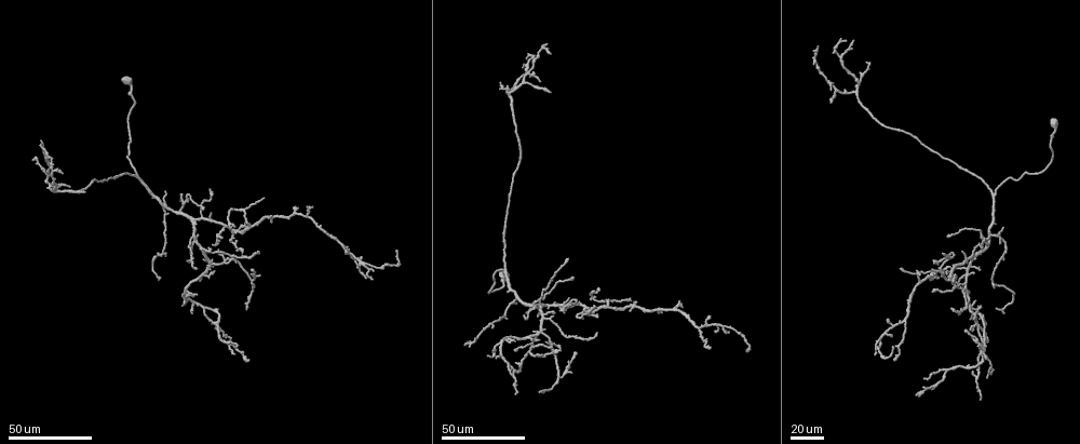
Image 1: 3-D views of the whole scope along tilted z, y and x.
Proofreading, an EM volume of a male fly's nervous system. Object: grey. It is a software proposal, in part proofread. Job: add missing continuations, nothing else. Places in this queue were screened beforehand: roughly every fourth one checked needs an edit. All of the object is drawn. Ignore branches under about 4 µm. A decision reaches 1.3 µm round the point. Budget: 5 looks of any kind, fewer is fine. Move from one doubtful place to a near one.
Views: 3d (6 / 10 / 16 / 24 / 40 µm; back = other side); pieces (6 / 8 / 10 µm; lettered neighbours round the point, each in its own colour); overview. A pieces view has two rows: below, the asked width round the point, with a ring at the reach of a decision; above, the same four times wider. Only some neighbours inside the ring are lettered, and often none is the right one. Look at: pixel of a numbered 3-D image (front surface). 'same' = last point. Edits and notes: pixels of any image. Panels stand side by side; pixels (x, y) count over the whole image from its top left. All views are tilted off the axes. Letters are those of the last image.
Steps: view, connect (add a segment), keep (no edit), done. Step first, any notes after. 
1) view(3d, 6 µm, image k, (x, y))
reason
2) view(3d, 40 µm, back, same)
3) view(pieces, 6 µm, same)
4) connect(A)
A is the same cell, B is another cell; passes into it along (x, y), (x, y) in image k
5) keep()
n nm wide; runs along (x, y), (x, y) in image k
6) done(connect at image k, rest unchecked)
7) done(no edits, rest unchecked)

view(3d, 40 µm, image 1, (1001, 228))

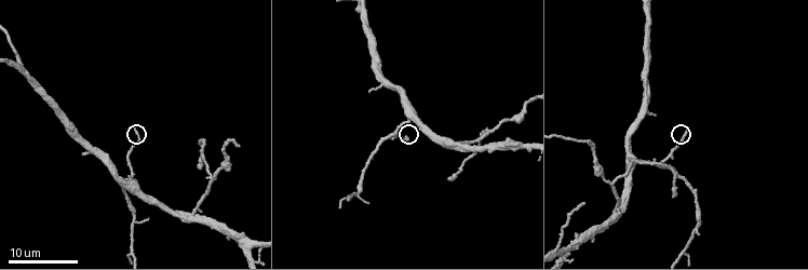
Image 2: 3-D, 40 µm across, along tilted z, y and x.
view(pieces, 8 µm, image 2, (134, 129))

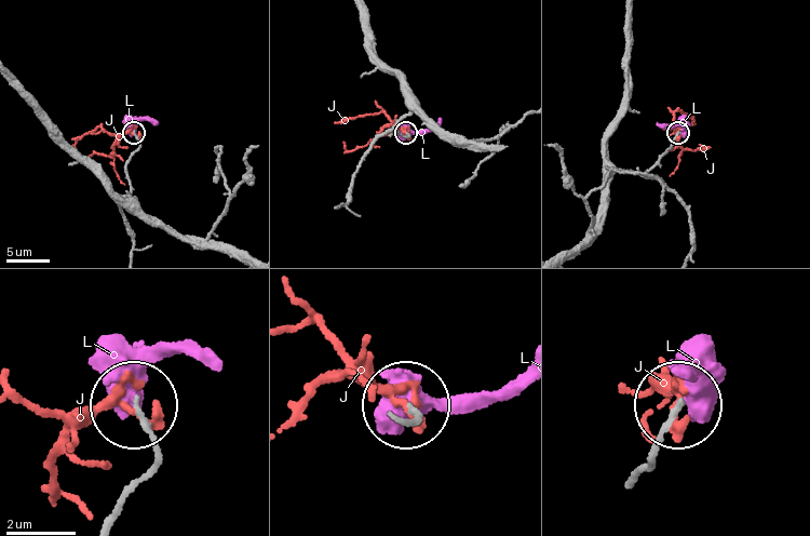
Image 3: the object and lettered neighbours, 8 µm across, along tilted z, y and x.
keep()
J and L are other cells; runs along (111, 514), (157, 456), (134, 410) in image 3; none of them fits

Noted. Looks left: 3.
view(3d, 40 µm, image 1, (257, 253))
free end

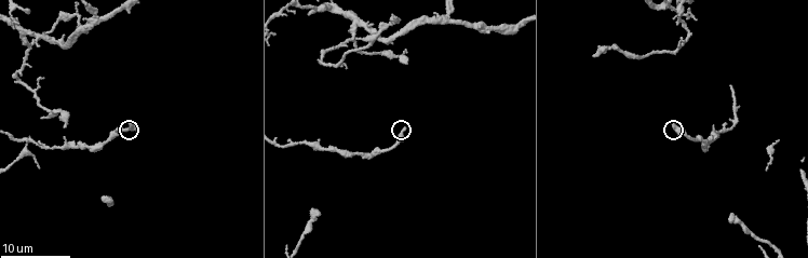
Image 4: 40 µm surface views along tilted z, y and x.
view(pieces, 6 µm, image 4, (129, 123))

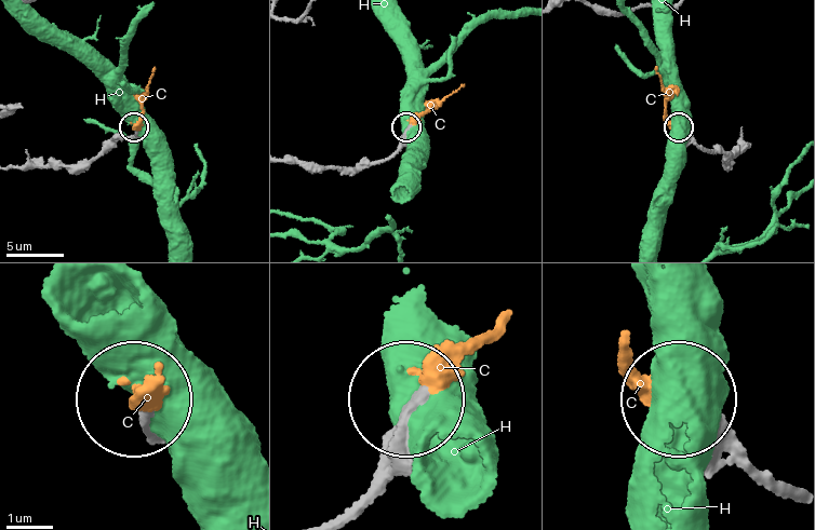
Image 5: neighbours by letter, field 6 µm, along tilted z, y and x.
connect(C)
C is the same cell, H is another cell; passes into it along (383, 160), (433, 102), (464, 85) in image 5; the neuron continues

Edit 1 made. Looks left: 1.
done(connect at image 5, rest unchecked)

